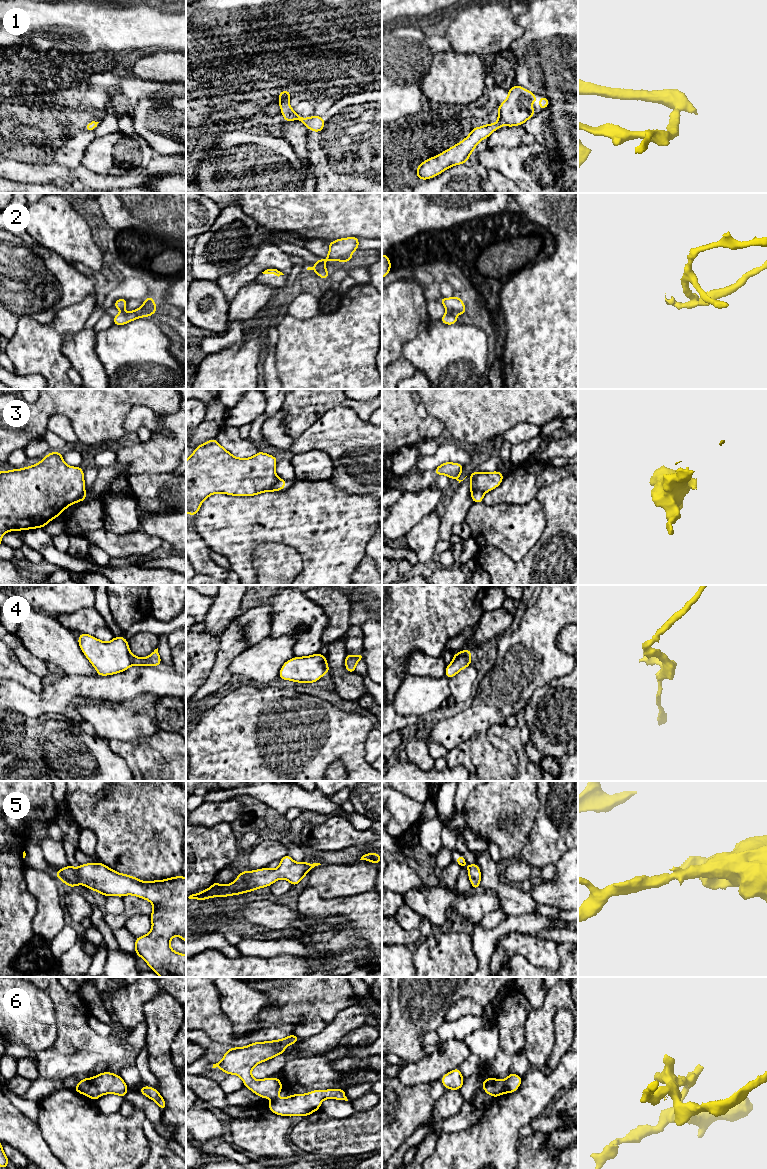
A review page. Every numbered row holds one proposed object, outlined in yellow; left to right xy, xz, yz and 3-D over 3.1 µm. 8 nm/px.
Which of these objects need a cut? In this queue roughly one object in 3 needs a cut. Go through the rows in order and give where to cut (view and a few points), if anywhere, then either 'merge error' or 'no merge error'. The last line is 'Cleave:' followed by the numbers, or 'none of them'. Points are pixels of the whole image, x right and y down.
1: no cut; no merge error
2: cut in yz along (447, 310), (452, 313); merge error
3: cut in xy along (84, 491), (69, 505); merge error
4: cut in xy along (129, 652), (132, 664); merge error
5: no cut; no merge error
6: cut in yz along (503, 1081), (503, 1090), (505, 1092); merge error
Cleave: 2, 3, 4, 6

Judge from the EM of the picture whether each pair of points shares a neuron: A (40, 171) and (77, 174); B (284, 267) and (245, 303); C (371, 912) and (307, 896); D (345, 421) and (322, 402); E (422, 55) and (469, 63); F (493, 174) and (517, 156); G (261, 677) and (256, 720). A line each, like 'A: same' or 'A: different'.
A: same
B: different
C: same
D: different
E: different
F: different
G: different

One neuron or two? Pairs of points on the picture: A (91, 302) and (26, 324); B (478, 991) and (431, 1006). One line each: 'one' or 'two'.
A: one
B: one

